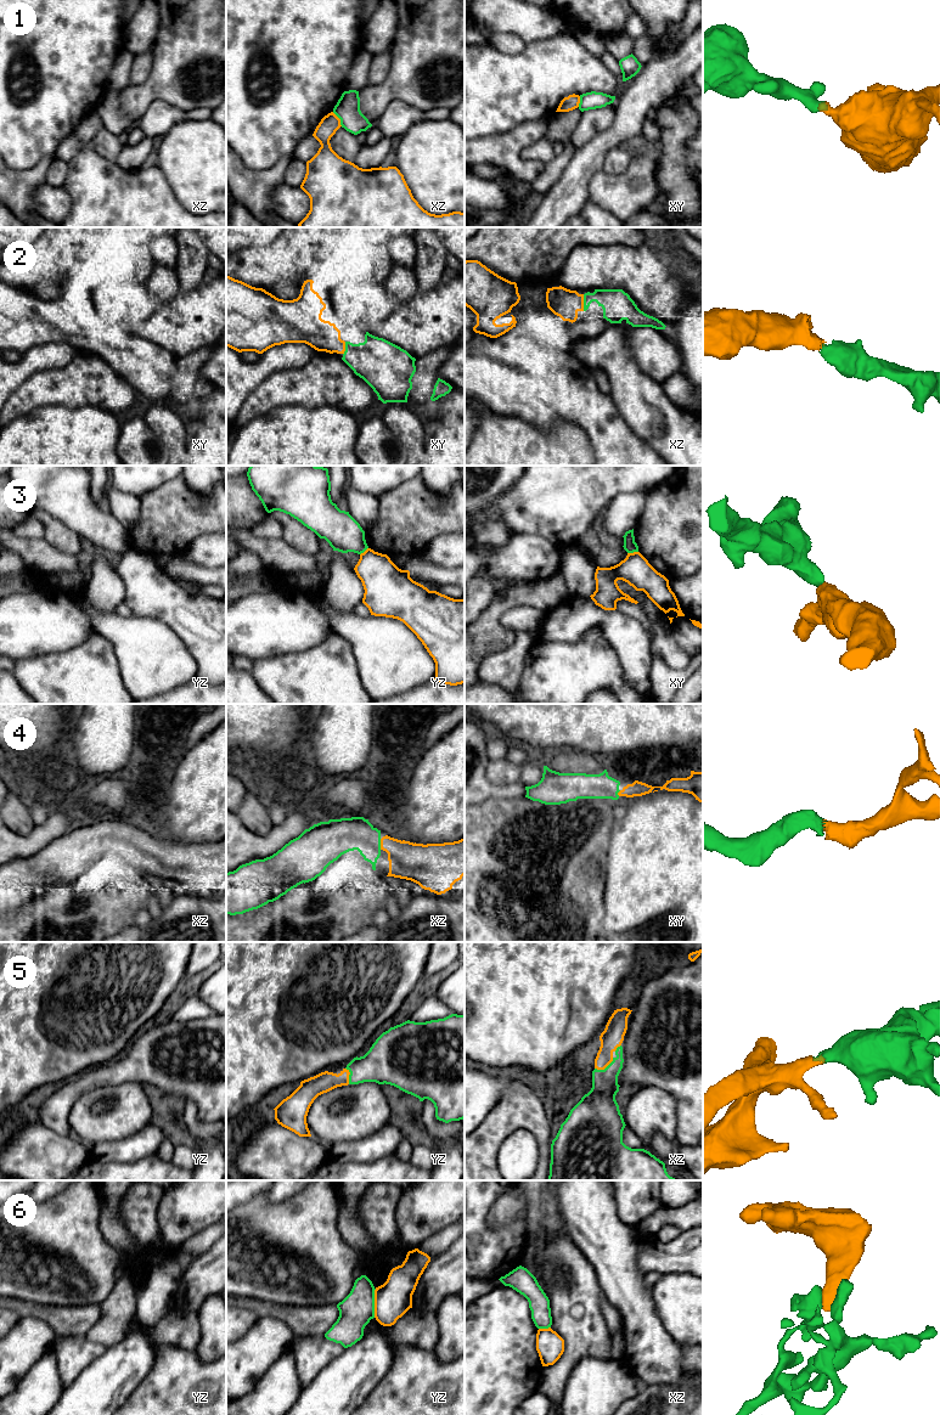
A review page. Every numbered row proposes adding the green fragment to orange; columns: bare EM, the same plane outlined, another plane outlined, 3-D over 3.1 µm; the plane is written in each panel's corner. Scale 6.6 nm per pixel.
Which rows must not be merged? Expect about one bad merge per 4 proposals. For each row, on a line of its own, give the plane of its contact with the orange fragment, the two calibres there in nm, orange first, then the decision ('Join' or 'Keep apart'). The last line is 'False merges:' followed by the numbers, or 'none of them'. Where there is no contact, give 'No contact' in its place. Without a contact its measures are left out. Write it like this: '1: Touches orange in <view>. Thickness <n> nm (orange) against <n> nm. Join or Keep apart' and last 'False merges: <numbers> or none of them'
1: Touches orange in xz. Thickness 120 nm (orange) against 160 nm. Keep apart
2: Touches orange in xz. Thickness 190 nm (orange) against 200 nm. Join
3: Touches orange in xy. Thickness 200 nm (orange) against 90 nm. Keep apart
4: Touches orange in xz. Thickness 240 nm (orange) against 220 nm. Join
5: Touches orange in xz. Thickness 150 nm (orange) against 220 nm. Join
6: Touches orange in yz. Thickness 240 nm (orange) against 220 nm. Keep apart
False merges: 1, 3, 6

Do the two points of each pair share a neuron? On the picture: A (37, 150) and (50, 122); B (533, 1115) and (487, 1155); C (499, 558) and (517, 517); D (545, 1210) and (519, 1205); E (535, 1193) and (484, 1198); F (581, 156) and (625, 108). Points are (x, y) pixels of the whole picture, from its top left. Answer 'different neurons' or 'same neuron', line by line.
A: same neuron
B: same neuron
C: different neurons
D: different neurons
E: different neurons
F: same neuron

